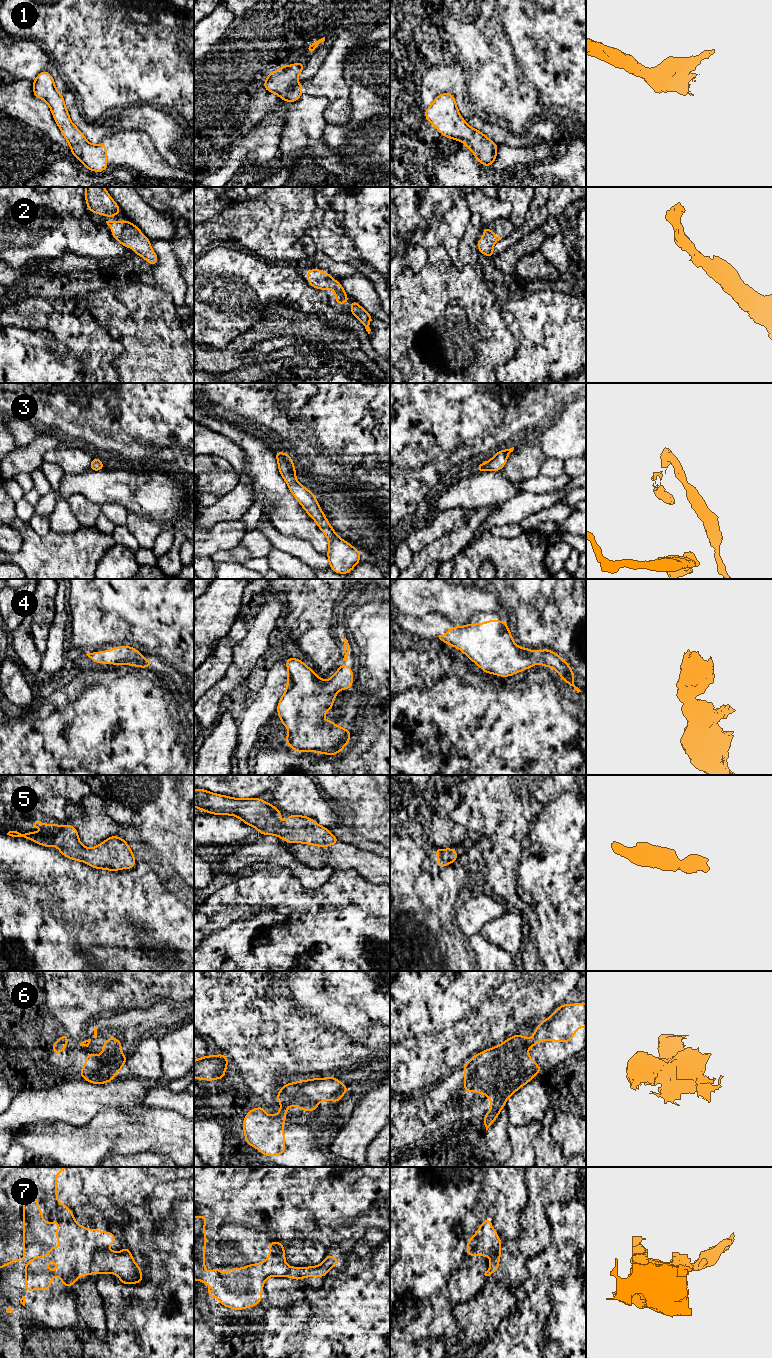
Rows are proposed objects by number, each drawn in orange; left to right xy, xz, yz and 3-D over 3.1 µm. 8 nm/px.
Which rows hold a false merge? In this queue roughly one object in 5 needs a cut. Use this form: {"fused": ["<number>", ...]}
{"fused": ["7"]}

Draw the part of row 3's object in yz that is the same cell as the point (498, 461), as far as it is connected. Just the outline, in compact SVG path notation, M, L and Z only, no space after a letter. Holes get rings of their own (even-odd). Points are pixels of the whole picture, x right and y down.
M514 447L510 449L503 449L498 451L490 460L486 463L477 464L478 470L476 472L484 472L484 471L500 471L505 463L507 462L508 455L513 452Z

